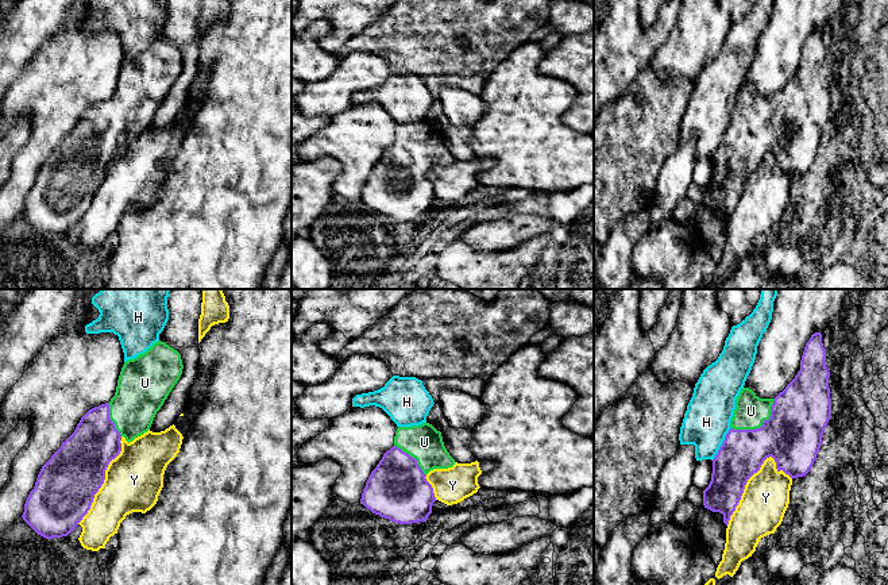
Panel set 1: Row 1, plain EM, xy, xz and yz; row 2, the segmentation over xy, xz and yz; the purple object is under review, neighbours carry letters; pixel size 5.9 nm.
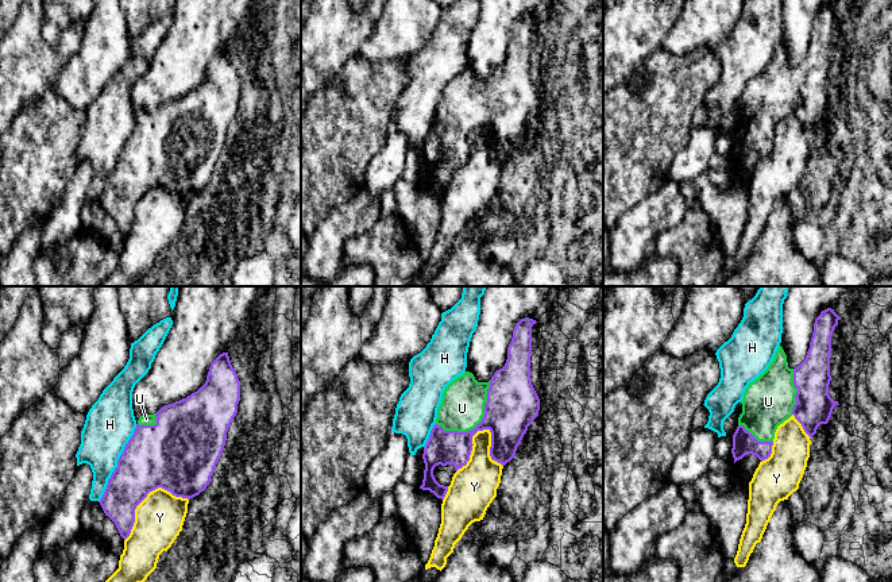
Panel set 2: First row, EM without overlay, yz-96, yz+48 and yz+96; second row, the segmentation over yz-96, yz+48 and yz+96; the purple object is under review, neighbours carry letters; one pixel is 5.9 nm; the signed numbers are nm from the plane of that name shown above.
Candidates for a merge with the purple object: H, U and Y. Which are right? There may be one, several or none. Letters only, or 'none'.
U

